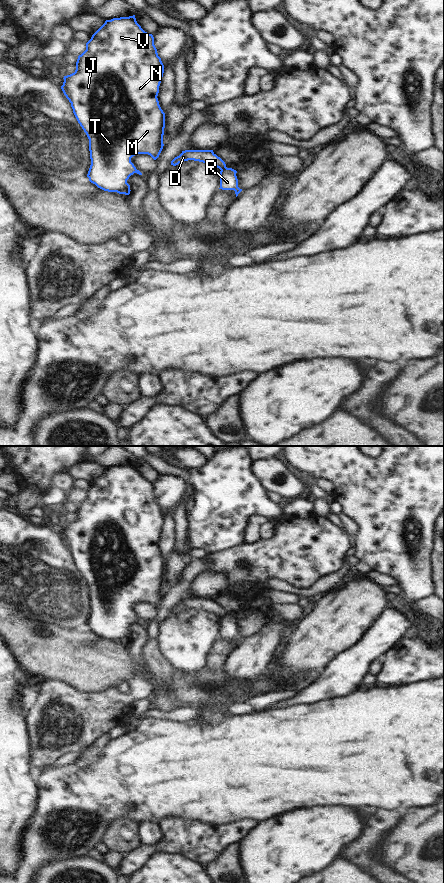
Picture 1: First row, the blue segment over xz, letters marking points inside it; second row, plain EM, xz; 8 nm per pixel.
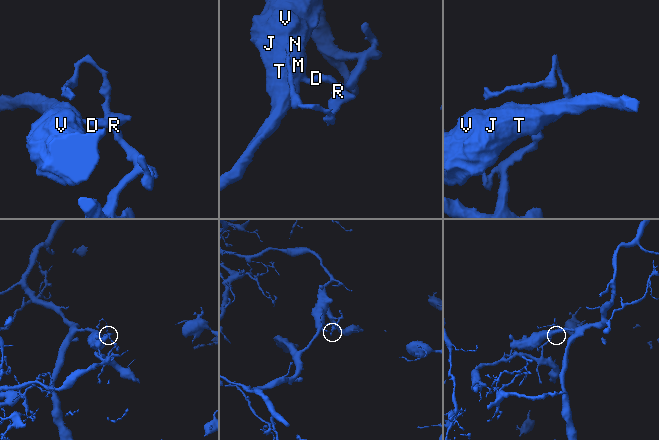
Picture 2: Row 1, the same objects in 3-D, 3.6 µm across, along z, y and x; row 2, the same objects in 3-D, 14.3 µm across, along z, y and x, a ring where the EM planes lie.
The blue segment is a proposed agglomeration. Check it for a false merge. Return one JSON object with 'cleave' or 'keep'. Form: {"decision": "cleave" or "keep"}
{"decision": "cleave"}

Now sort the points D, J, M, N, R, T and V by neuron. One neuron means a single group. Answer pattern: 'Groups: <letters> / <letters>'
Groups: D J M N T V / R

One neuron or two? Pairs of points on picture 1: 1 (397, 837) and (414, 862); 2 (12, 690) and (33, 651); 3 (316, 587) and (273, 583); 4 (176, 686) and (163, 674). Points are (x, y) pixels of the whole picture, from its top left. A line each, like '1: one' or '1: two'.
1: one
2: two
3: one
4: two

